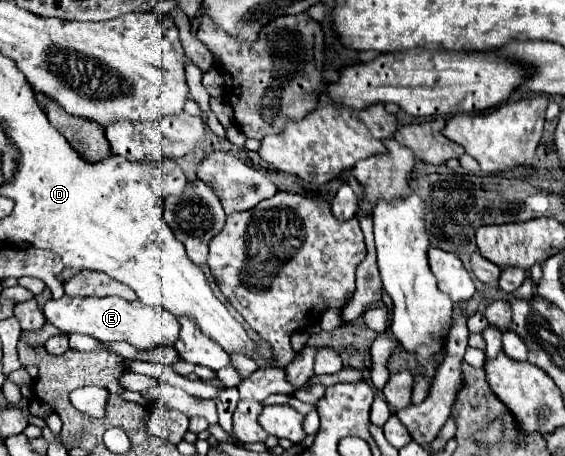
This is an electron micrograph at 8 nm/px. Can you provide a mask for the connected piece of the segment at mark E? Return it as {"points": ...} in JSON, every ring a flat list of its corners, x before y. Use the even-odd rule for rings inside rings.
{"points":[[63,296,59,300,51,298,43,306,43,314,49,324,53,324,55,328,59,328,65,334,81,332,81,334,89,334,89,336,93,336,97,340,105,340,105,342,123,340,139,350,149,350,149,348,161,346,161,344,171,346,179,338,179,322,171,312,167,312,165,308,147,308,139,300,129,302,129,300,123,300,117,296,105,296,105,298]]}

